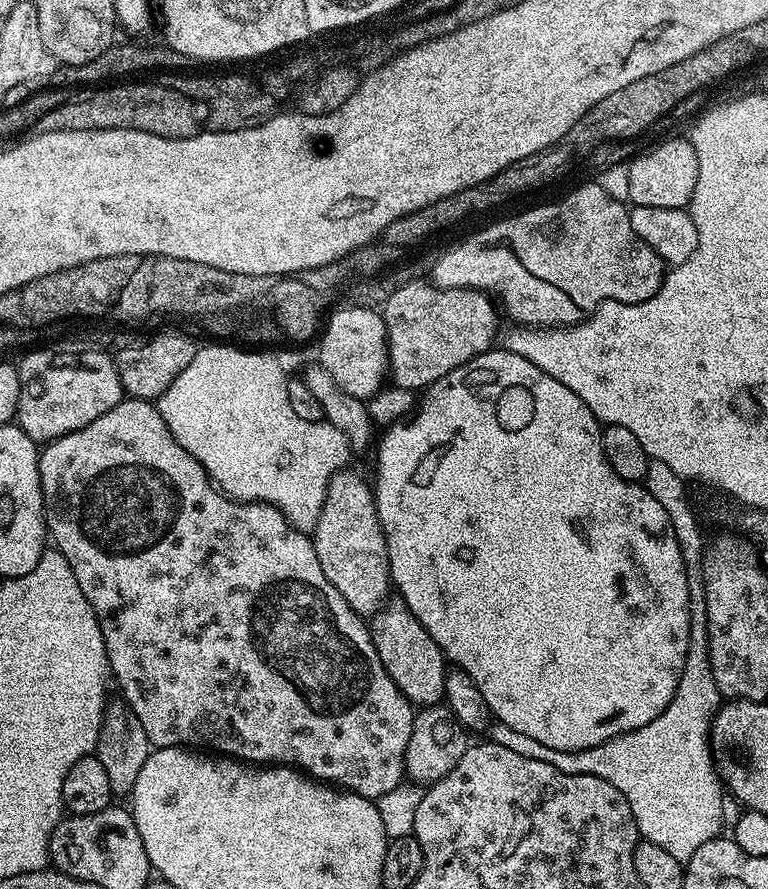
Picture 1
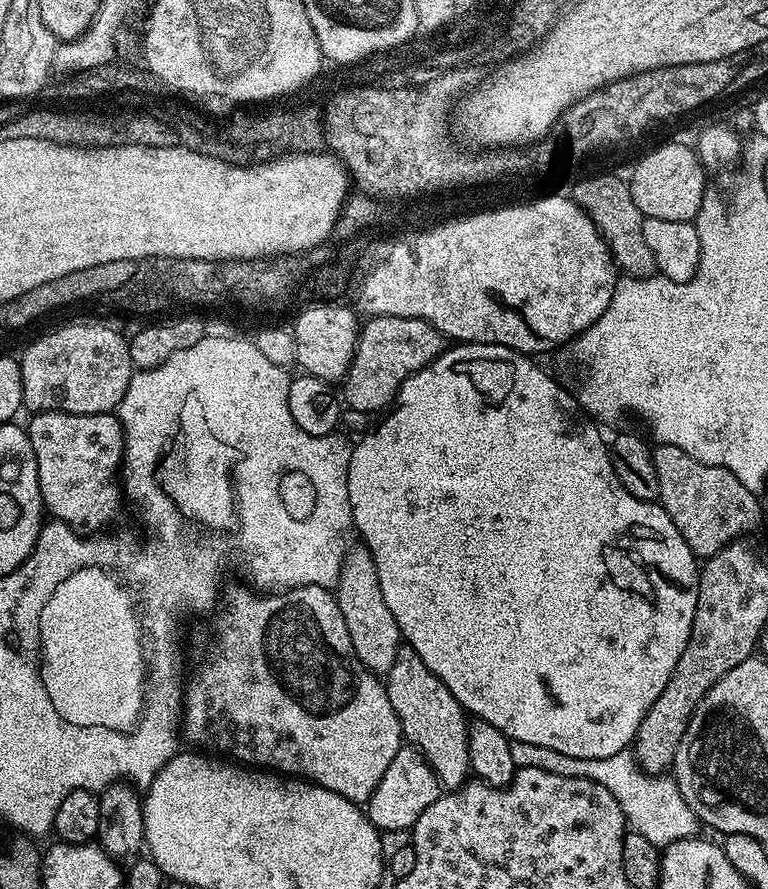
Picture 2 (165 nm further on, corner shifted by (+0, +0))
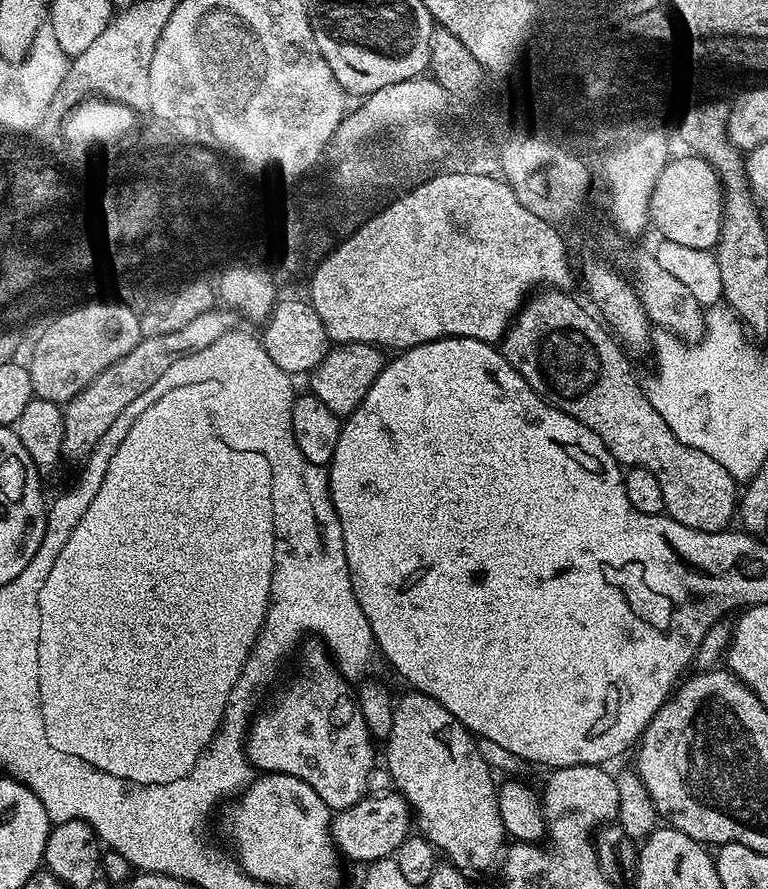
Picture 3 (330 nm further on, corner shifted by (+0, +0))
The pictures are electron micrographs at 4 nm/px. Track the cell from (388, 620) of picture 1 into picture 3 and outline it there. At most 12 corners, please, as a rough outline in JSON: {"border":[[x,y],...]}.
{"border":[[408,690],[382,756],[419,831],[462,870],[506,833],[481,745]]}

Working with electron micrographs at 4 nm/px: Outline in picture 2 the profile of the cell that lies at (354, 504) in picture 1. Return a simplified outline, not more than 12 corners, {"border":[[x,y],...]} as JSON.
{"border":[[367,548],[334,585],[362,666],[387,677],[402,637]]}

